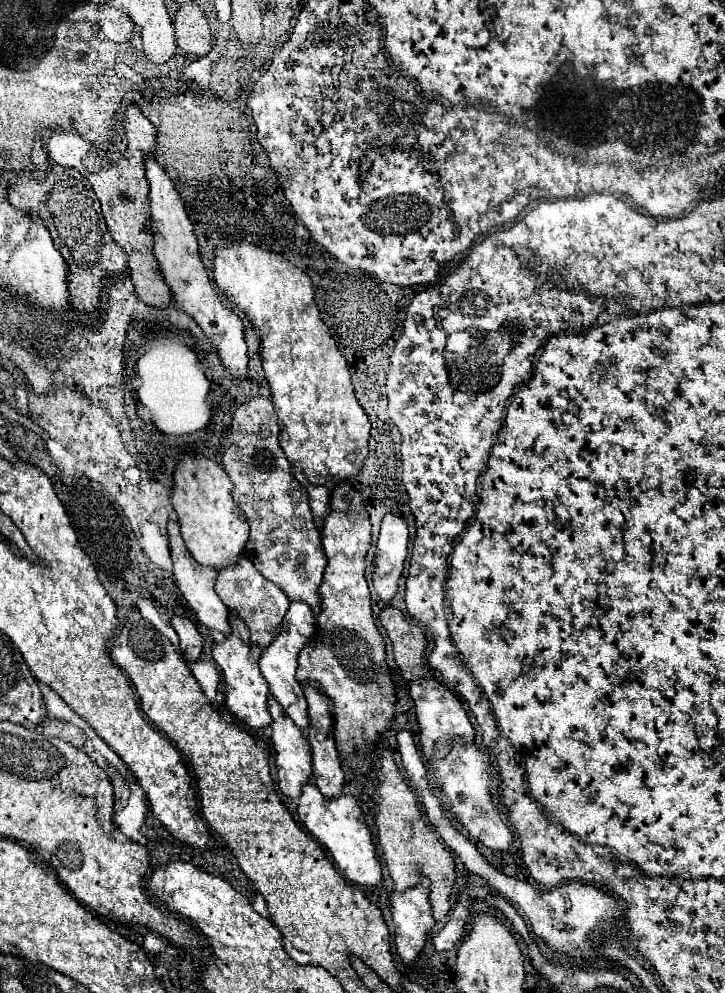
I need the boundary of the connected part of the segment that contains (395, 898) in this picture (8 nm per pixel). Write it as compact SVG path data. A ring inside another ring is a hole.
M421 878L421 884L407 892L393 892L391 904L397 954L405 964L413 964L425 948L427 934L435 926L429 902L429 880Z

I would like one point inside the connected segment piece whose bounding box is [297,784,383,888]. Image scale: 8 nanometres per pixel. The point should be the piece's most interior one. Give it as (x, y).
(338, 824)

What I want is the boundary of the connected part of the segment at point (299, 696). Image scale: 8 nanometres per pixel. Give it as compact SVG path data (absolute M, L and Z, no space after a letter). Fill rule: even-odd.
M293 600L289 612L283 618L281 634L275 638L275 642L271 646L267 646L263 650L263 656L259 660L263 678L269 682L271 694L283 706L283 710L295 722L295 726L299 726L301 730L305 730L309 726L309 716L307 716L307 702L305 702L305 696L303 696L303 688L301 688L301 684L295 678L297 658L299 658L299 650L303 650L305 644L311 642L311 638L315 634L317 634L317 630L315 630L315 614L313 614L313 610L305 602Z

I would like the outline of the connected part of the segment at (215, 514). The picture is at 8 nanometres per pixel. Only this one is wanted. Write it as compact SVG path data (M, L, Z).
M185 456L175 468L173 486L173 508L179 516L181 536L191 556L207 568L221 570L233 564L245 552L249 538L249 524L245 514L237 508L231 498L231 480L221 464L209 458Z

